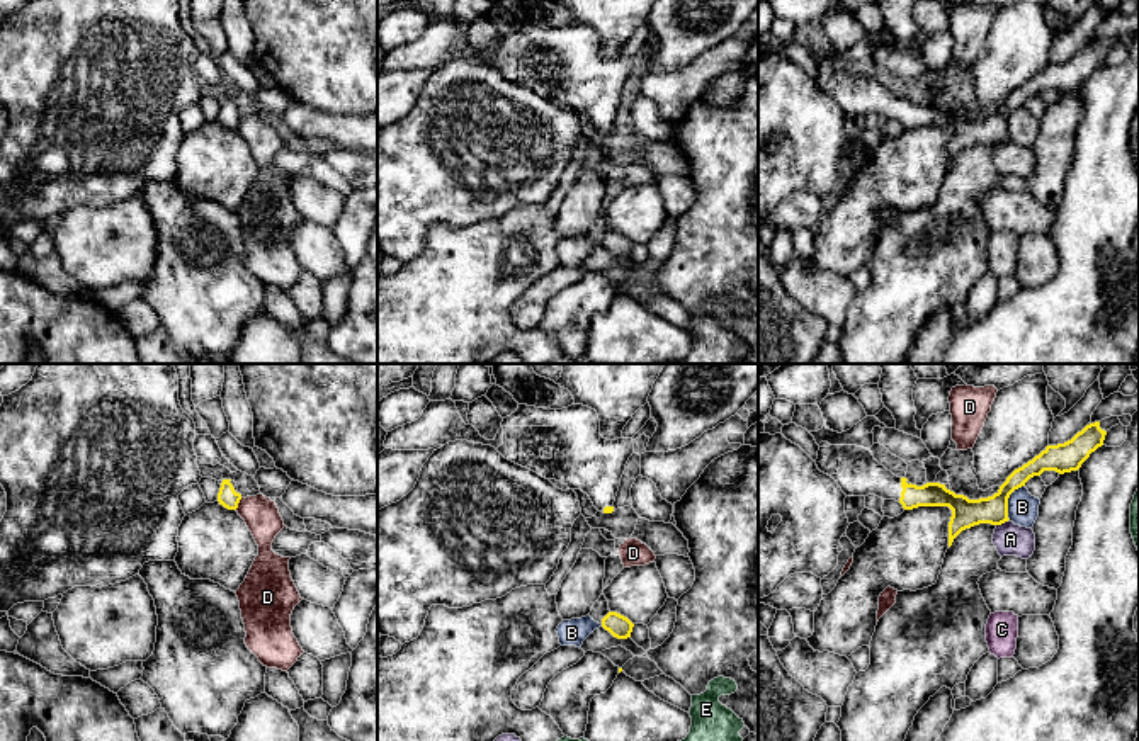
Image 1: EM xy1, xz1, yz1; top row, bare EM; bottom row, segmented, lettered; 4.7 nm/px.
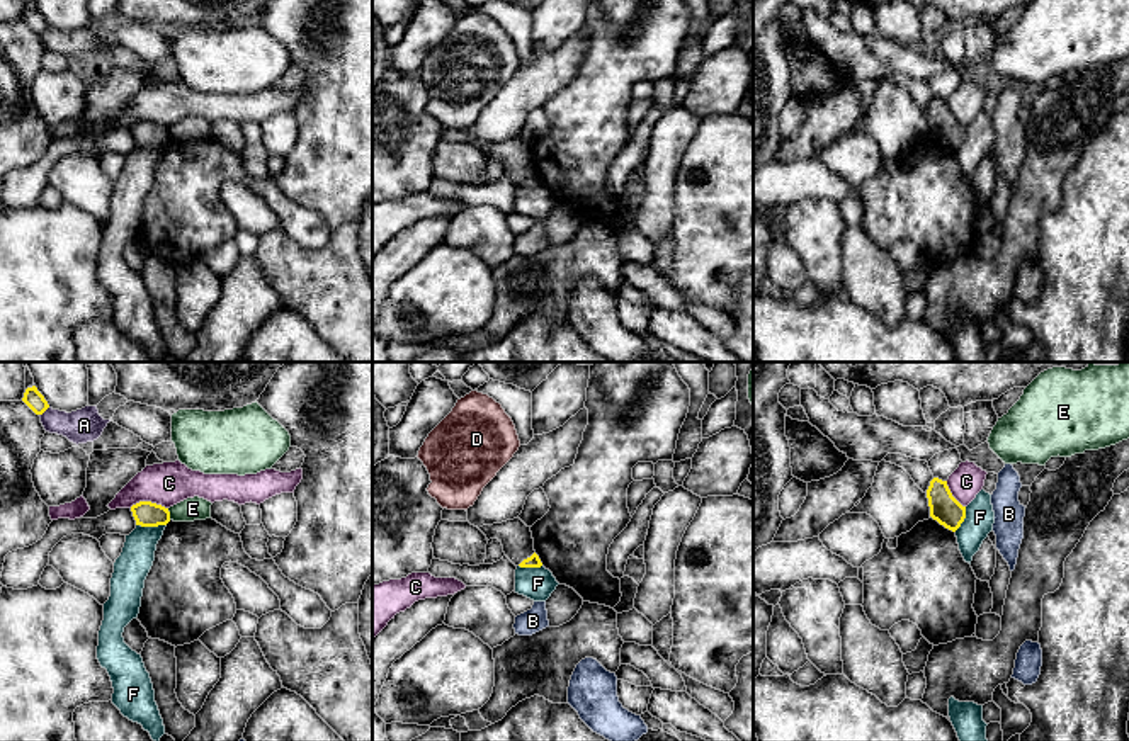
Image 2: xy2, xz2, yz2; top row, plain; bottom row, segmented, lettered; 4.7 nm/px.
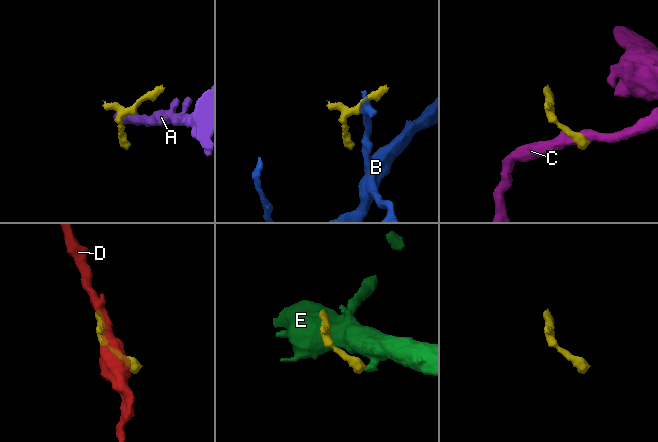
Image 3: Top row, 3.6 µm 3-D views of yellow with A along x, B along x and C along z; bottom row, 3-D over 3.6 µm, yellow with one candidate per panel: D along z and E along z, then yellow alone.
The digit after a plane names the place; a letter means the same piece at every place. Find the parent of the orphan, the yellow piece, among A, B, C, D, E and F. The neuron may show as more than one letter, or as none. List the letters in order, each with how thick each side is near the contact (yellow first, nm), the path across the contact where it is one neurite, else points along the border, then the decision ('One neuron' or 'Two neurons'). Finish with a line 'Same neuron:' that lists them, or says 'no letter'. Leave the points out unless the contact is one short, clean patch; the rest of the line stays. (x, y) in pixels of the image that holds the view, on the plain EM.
A: Thickness 140 nm (yellow) against 150 nm. Boundary: yz1 (1008, 138), (997, 145). Two neurons
B: Thickness 140 nm (yellow) against 140 nm. Boundary: yz1 (1024, 104), (1008, 118), (1008, 138). Two neurons
C: Thickness 120 nm (yellow) against 200 nm. Boundary: xy2 (130, 126), (140, 121), (155, 121), (167, 128). Two neurons
D: Thickness 90 nm (yellow) against 170 nm. Boundary: xy1 (242, 118), (235, 128). Two neurons
E: Thickness 120 nm (yellow) against 110 nm. Boundary: xy2 (167, 128), (170, 138). Two neurons
F: Thickness 120 nm (yellow) against 160 nm. Boundary: xy2 (136, 143), (165, 145). Two neurons
Same neuron: no letter

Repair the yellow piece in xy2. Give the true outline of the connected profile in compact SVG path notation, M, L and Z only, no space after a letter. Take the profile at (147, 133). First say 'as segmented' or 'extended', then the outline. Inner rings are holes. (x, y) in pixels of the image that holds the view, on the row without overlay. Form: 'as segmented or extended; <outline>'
as segmented; M139 121L131 126L131 131L136 139L136 144L141 146L158 146L170 141L168 127L151 121Z

